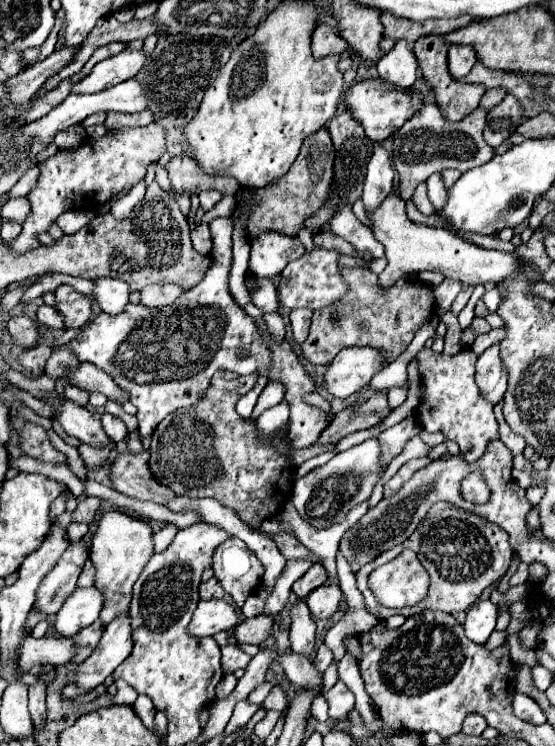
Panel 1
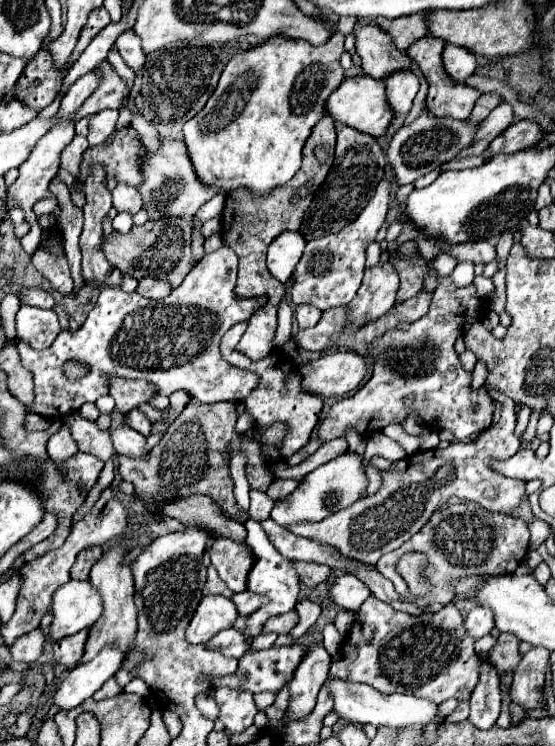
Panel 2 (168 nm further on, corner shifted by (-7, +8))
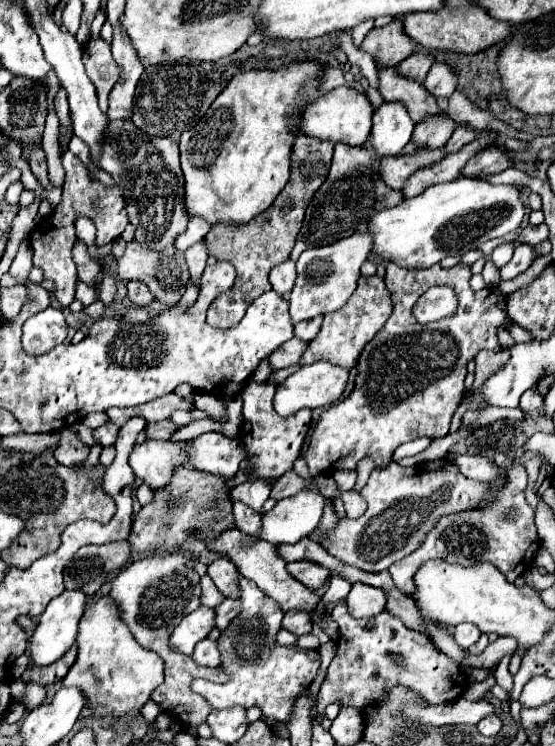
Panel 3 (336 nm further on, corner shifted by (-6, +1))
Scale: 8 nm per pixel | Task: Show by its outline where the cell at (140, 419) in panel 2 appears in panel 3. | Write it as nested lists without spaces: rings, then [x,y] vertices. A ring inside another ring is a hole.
[[[174,421],[148,423],[148,425],[146,425],[146,435],[148,435],[148,439],[162,439],[162,441],[168,441],[178,429],[180,429],[180,425],[176,425]]]

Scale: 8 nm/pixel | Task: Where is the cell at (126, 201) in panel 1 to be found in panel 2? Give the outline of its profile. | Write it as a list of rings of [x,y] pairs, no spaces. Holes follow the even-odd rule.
[[[119,212],[115,218],[113,218],[113,228],[117,230],[117,232],[129,232],[131,230],[131,226],[133,226],[133,216],[131,216],[131,212]]]

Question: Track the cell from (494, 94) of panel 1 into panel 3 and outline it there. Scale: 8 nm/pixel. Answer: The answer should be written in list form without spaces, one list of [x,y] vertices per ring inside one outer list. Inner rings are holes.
[[[456,127],[456,131],[452,133],[450,141],[444,145],[446,155],[452,155],[452,153],[460,151],[464,145],[472,143],[476,137],[478,137],[478,133],[476,133],[476,131],[472,131],[470,127]]]

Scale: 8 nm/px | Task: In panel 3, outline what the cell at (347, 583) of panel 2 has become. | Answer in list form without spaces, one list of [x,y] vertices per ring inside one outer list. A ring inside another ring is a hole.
[[[354,583],[346,603],[354,617],[374,617],[386,609],[386,593],[378,587]]]

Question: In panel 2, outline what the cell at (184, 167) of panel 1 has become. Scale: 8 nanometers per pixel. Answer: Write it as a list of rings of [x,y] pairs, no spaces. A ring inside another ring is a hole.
[[[163,140],[159,152],[147,152],[143,172],[145,182],[139,186],[139,192],[143,196],[143,206],[147,208],[149,218],[153,218],[153,214],[159,210],[163,214],[183,216],[191,220],[201,204],[215,196],[215,188],[207,188],[207,184],[203,184],[199,176],[195,176],[195,170],[191,168],[191,158],[187,156],[187,146],[181,140]]]

